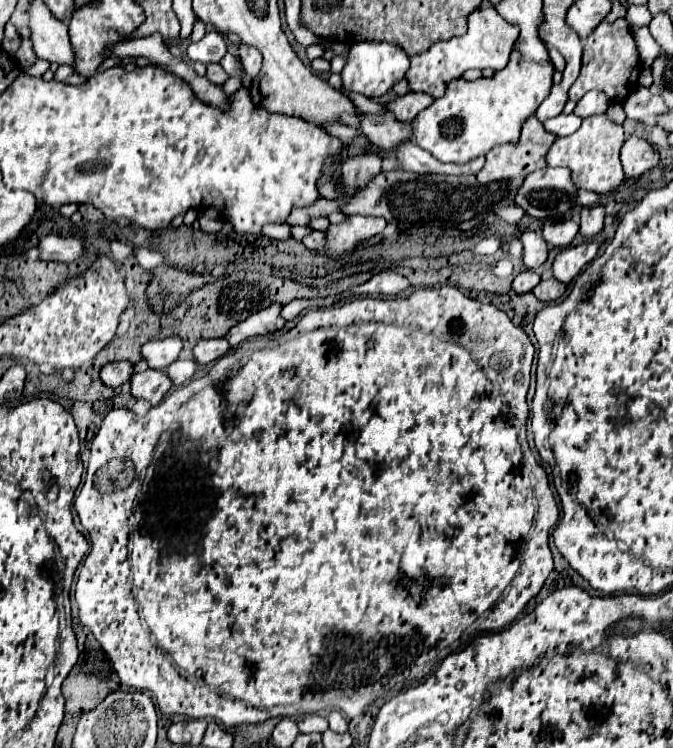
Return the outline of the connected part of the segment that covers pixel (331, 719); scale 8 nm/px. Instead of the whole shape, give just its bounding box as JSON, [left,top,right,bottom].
[326,712,348,732]

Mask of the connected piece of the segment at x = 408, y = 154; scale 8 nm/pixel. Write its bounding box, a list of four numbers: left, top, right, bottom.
[396,140,484,174]

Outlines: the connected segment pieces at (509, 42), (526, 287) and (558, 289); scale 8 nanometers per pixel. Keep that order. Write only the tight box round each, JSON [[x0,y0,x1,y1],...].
[[406,6,518,98],[514,270,540,294],[532,278,566,302]]

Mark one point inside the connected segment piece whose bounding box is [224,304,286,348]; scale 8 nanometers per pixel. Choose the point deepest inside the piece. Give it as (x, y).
(267, 321)

